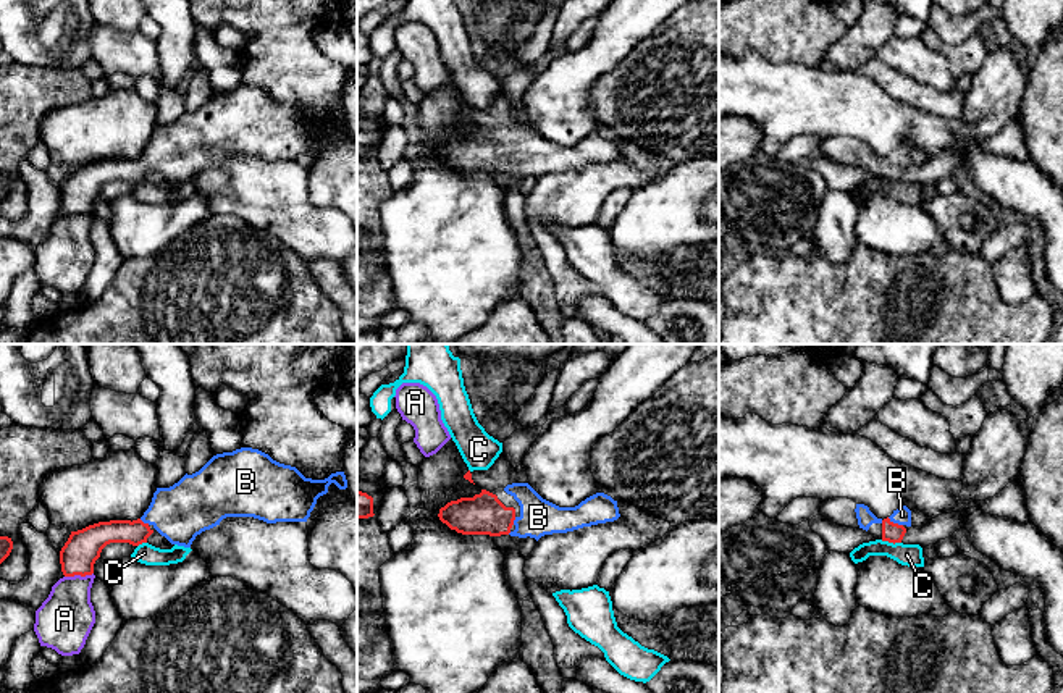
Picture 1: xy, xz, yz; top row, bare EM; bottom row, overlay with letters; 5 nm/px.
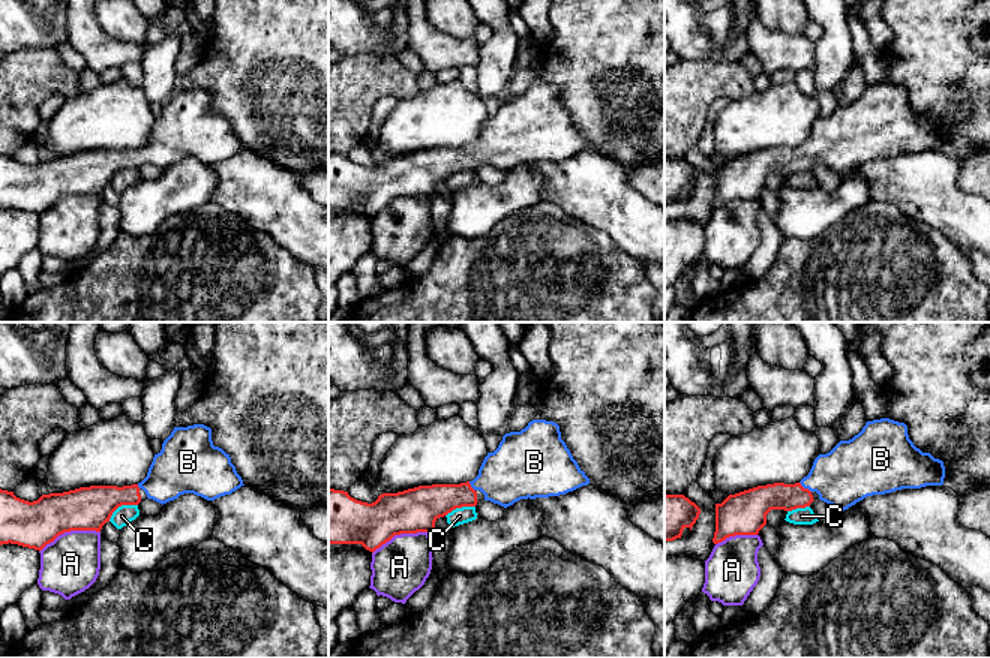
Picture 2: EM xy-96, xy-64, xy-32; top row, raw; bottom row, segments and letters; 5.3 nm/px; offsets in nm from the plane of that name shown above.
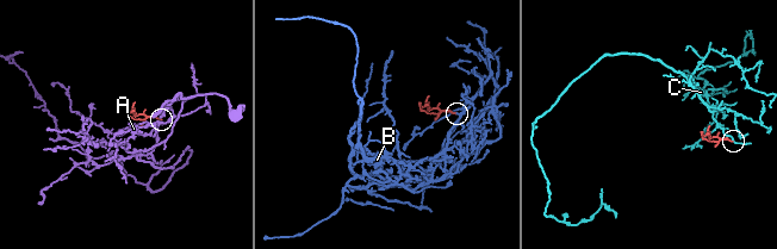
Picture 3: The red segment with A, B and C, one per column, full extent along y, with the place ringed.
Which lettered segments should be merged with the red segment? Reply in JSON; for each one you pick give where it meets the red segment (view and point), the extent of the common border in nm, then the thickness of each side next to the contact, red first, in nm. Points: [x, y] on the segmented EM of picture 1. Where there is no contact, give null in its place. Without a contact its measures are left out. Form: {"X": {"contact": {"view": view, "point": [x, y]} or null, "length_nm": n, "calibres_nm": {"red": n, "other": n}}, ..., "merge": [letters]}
{"B": {"contact": {"view": "yz", "point": [895, 524]}, "length_nm": 90, "calibres_nm": {"red": 100, "other": 90}}, "merge": ["B"]}

